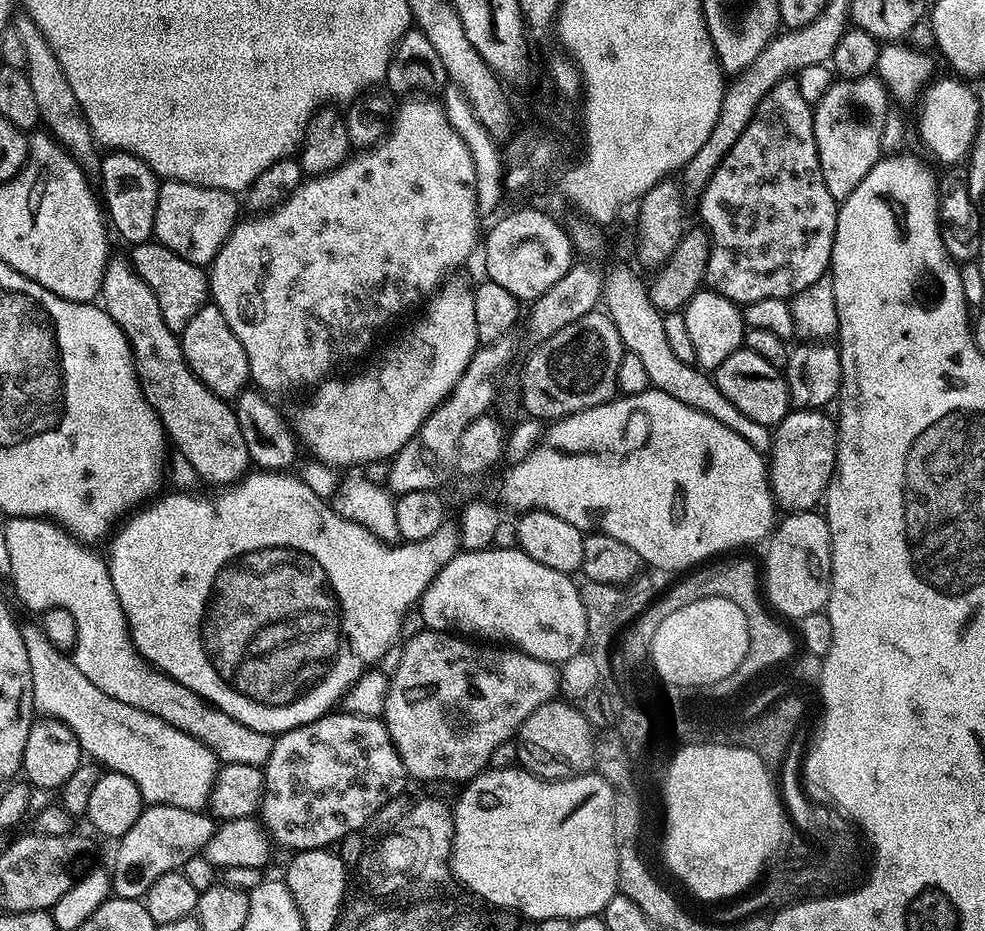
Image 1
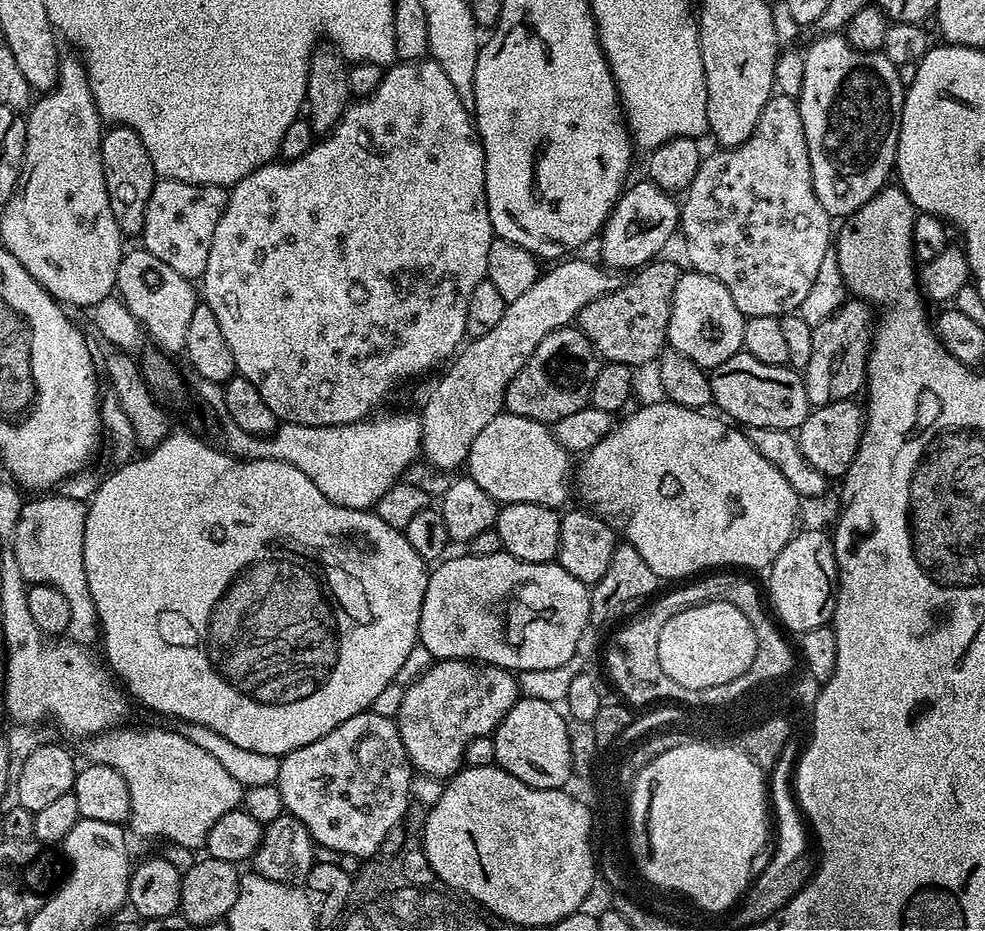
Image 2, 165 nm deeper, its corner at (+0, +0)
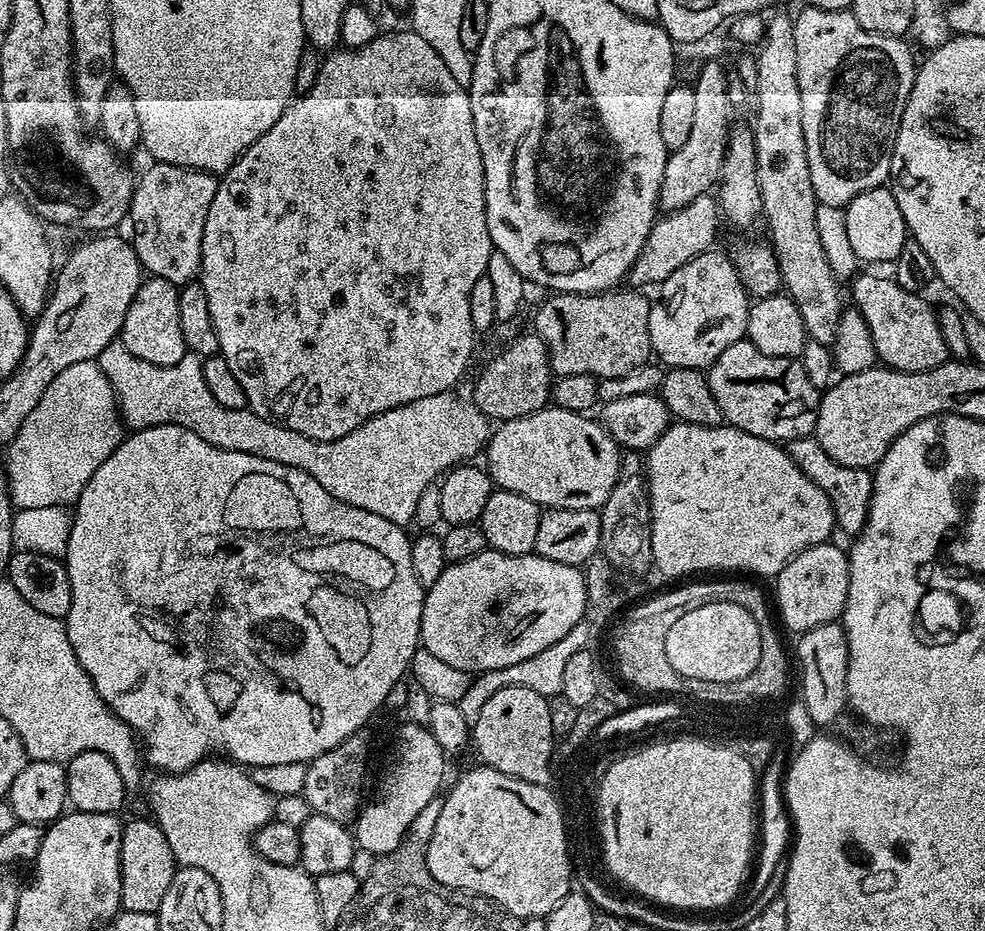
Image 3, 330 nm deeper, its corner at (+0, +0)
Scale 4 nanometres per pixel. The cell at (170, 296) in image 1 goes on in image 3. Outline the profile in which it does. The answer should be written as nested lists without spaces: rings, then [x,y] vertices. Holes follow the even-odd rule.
[[[149,275],[141,283],[130,302],[130,310],[126,310],[126,318],[118,337],[126,346],[126,350],[134,354],[134,358],[154,362],[154,366],[174,366],[186,355],[182,326],[178,319],[179,293],[180,288],[166,282],[166,278]]]

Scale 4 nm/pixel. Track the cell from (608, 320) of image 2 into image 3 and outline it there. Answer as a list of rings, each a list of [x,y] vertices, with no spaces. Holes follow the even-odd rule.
[[[609,290],[607,292],[598,292],[595,294],[585,294],[583,292],[558,292],[549,295],[549,300],[544,300],[536,308],[536,328],[535,335],[542,338],[542,342],[548,351],[548,360],[552,363],[552,371],[556,376],[565,376],[566,374],[590,374],[600,380],[614,379],[619,376],[630,374],[636,368],[647,365],[653,359],[654,353],[652,343],[650,342],[650,310],[652,309],[649,297],[644,297],[645,293],[640,290]]]

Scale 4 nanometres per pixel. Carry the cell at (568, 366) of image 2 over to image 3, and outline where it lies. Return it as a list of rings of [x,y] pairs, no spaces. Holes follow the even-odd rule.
[[[535,334],[512,340],[476,376],[471,403],[489,421],[503,422],[534,414],[549,403],[554,373],[542,338]]]

